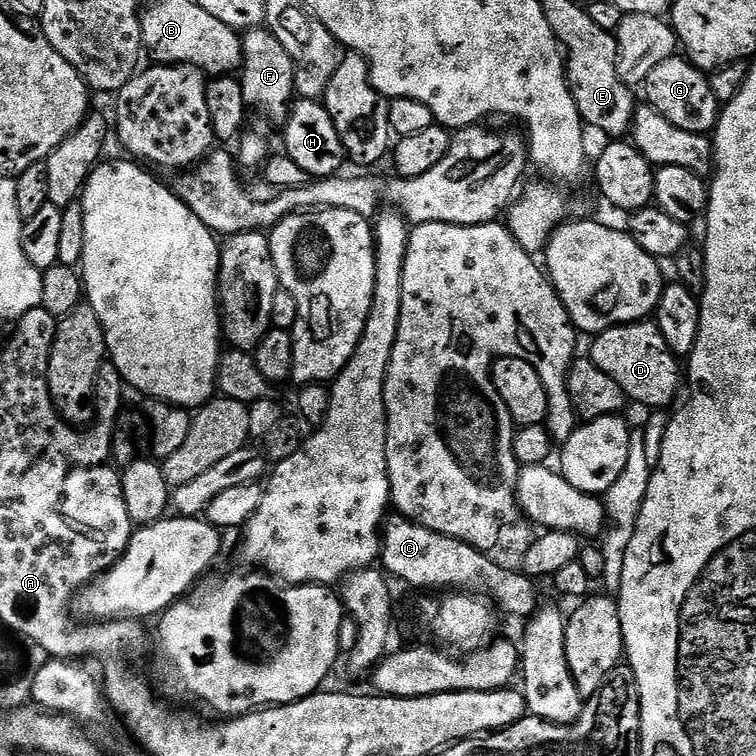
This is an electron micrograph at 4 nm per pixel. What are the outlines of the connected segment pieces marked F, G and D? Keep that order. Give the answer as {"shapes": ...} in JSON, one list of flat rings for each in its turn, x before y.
{"shapes":[[[267,27,250,28,243,33,244,62,238,79,242,86,242,94,246,98,249,109,264,112,268,120,273,120,276,126,283,125,288,118,288,109,294,103,296,96,296,67,282,47,282,42,274,38]],[[683,55,671,56,666,58,666,62,654,66,654,70,646,74,642,91,644,91,643,99,648,105,658,110,658,114,662,114,666,122,674,122,678,130,708,134,715,129,720,120,722,105,718,98,714,98,711,79]],[[654,322,616,324,599,333,593,340,596,341,592,344,590,359,594,366,610,374,610,378,622,386,629,401,637,400,645,404,648,410,664,410,667,404,677,403,680,384,682,388,682,364,670,346,666,346,666,338,662,338,662,330,658,330]]]}

